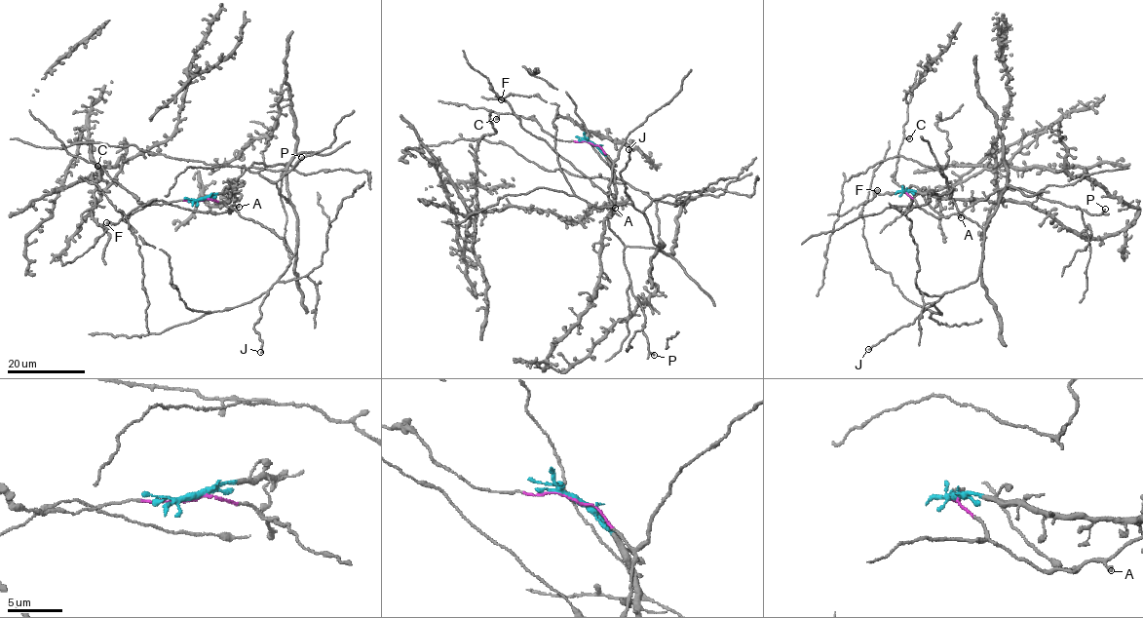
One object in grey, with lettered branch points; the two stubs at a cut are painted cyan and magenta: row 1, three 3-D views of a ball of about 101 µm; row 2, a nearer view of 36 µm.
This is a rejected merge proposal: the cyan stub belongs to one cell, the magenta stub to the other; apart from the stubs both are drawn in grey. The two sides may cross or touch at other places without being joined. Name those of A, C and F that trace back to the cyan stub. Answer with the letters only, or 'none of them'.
none of them

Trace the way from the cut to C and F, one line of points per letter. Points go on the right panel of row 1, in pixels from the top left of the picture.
C: (905, 192), (908, 188), (899, 186), (894, 179), (898, 148), (903, 138), (910, 138)
F: (905, 192), (918, 207), (936, 217), (948, 216), (934, 211), (916, 186), (898, 192), (881, 194), (877, 190)

